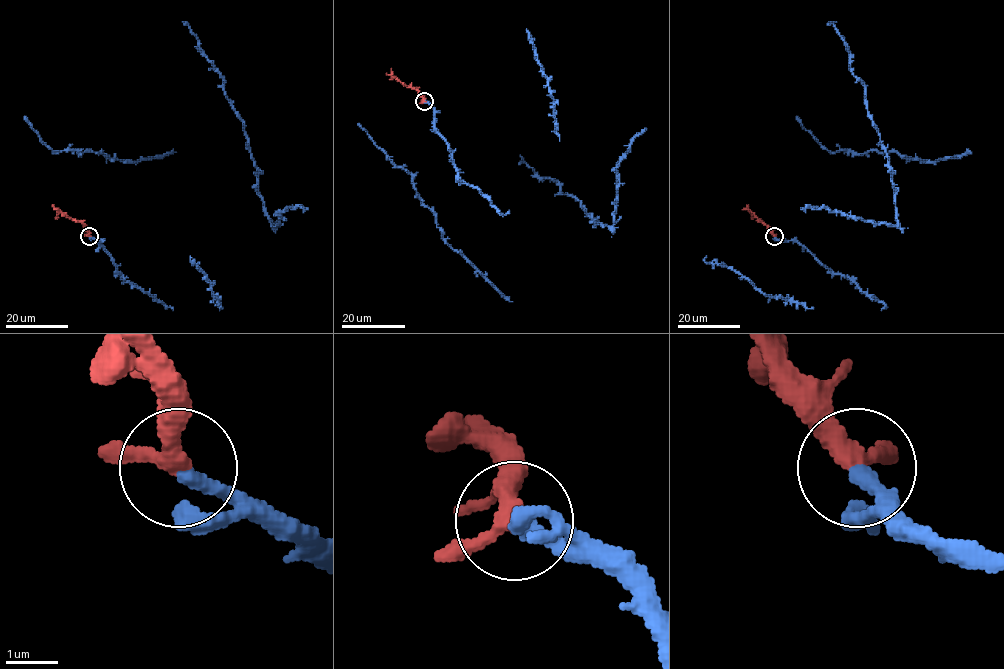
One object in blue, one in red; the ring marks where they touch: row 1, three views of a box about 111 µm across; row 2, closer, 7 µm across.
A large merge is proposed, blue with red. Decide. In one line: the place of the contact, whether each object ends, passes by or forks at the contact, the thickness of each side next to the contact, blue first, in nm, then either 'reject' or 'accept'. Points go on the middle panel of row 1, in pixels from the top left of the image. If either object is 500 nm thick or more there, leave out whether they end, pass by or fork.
place (424, 101); blue ends; red passes by; calibres 300 and 320 nm; accept

